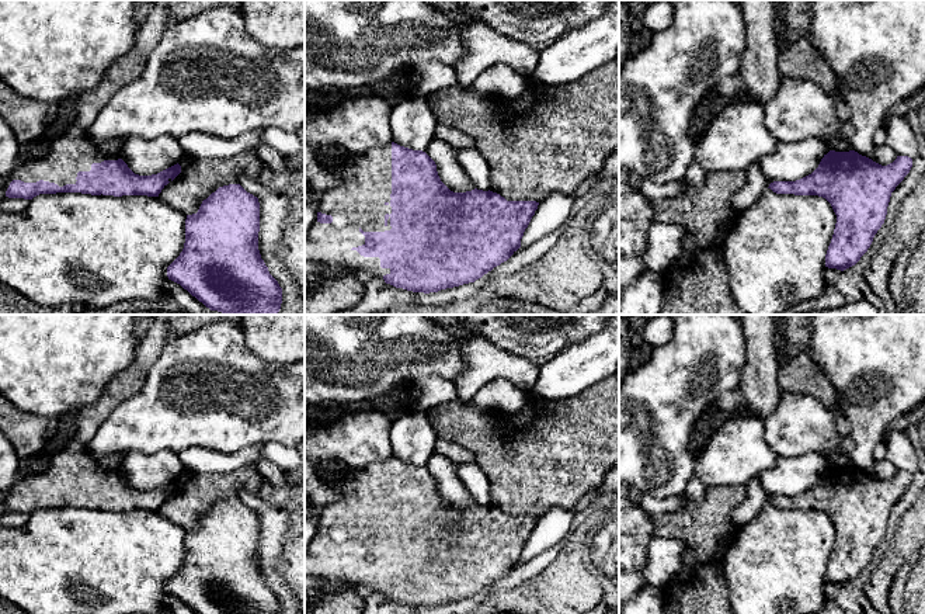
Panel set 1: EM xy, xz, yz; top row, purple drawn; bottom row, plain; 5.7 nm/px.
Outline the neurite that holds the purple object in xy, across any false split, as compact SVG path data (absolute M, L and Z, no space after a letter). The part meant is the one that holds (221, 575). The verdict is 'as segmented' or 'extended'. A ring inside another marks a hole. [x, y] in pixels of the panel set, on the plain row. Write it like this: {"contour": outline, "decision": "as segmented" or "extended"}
{"contour": "M240 499L219 502L202 516L197 528L187 530L184 563L167 582L168 594L180 599L197 614L282 614L282 603L261 573L258 547L258 513L247 507Z", "decision": "as segmented"}

